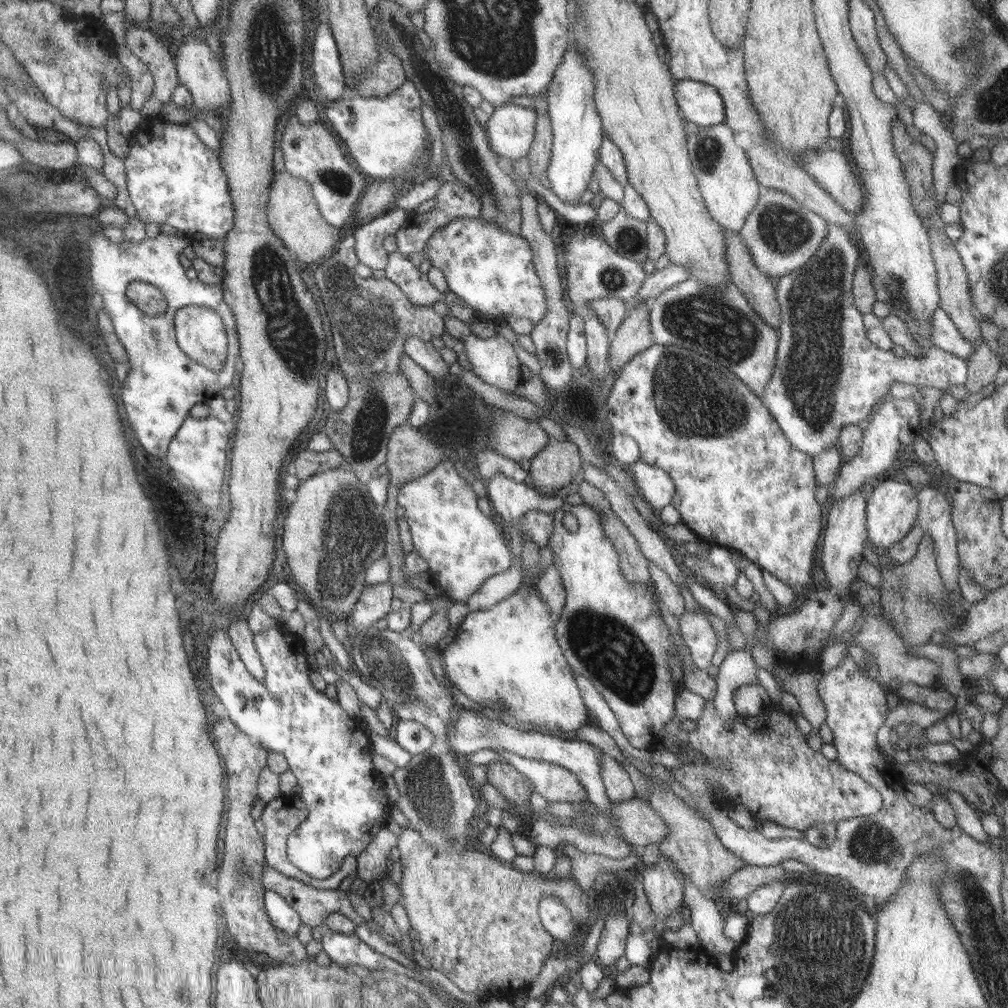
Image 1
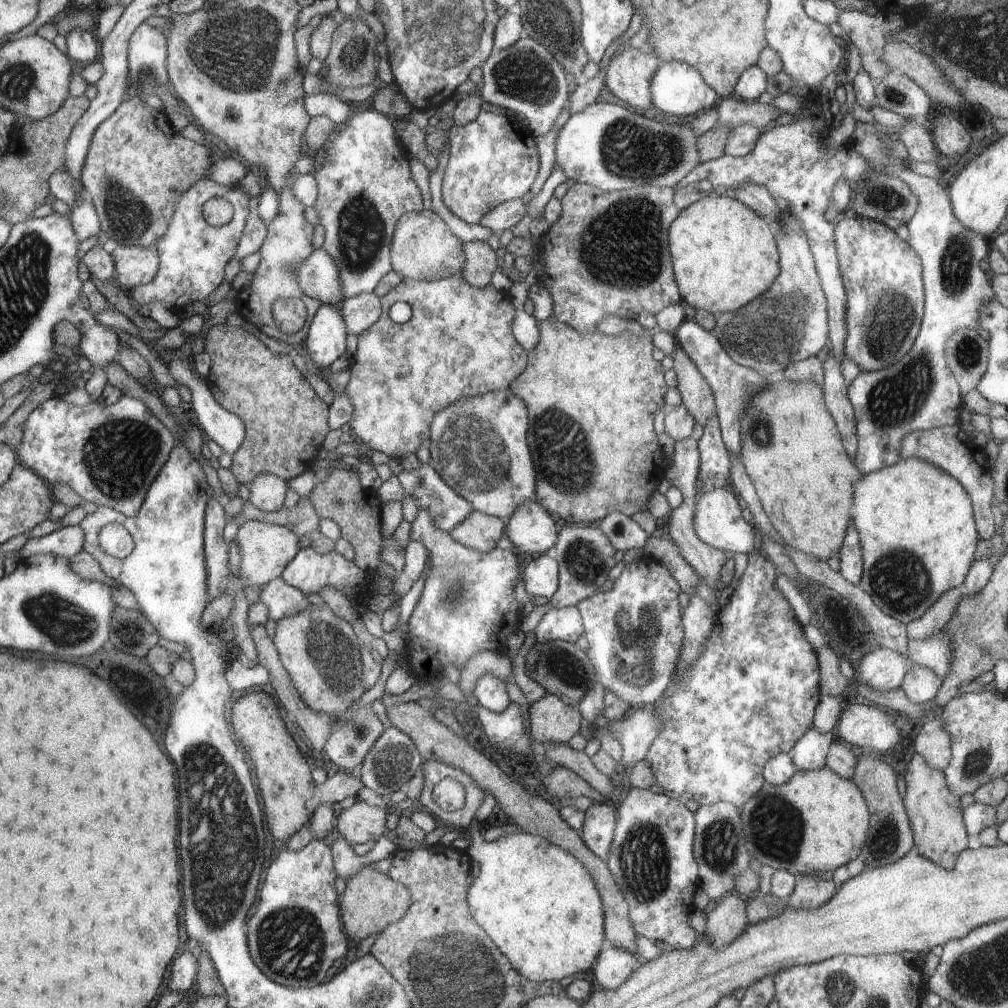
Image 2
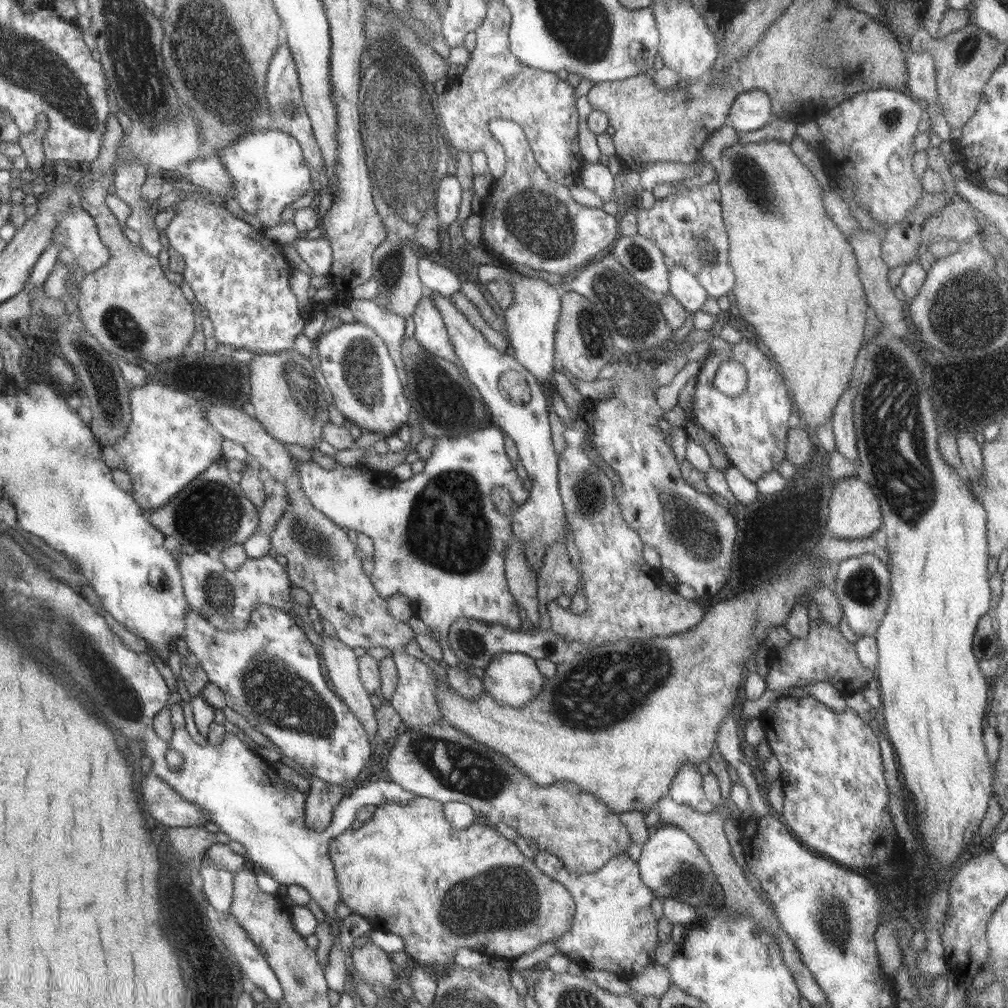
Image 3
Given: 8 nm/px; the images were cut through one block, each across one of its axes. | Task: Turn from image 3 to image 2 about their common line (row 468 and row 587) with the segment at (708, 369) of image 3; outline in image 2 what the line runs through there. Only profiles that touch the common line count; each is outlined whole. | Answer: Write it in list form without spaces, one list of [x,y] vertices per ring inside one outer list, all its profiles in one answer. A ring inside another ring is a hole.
[[[750,552],[748,554],[748,566],[740,578],[738,588],[734,590],[734,594],[730,596],[730,602],[719,610],[710,632],[710,638],[706,640],[706,648],[702,650],[702,654],[688,666],[688,670],[682,674],[682,678],[678,680],[673,679],[671,684],[668,684],[667,691],[660,700],[655,700],[654,706],[658,720],[662,722],[660,726],[660,734],[658,738],[650,744],[650,749],[643,759],[652,774],[654,774],[654,784],[660,786],[662,793],[671,799],[679,800],[682,804],[686,802],[698,802],[698,806],[714,805],[718,802],[728,802],[732,806],[736,806],[739,810],[760,792],[766,781],[763,777],[763,769],[766,767],[768,760],[781,753],[790,753],[791,749],[795,747],[796,742],[813,728],[815,719],[815,709],[818,707],[818,696],[820,696],[820,674],[818,674],[818,662],[814,648],[806,642],[804,634],[802,634],[802,626],[796,622],[796,614],[790,608],[788,600],[784,598],[784,594],[776,588],[776,566],[767,558],[763,558],[758,552]]]

